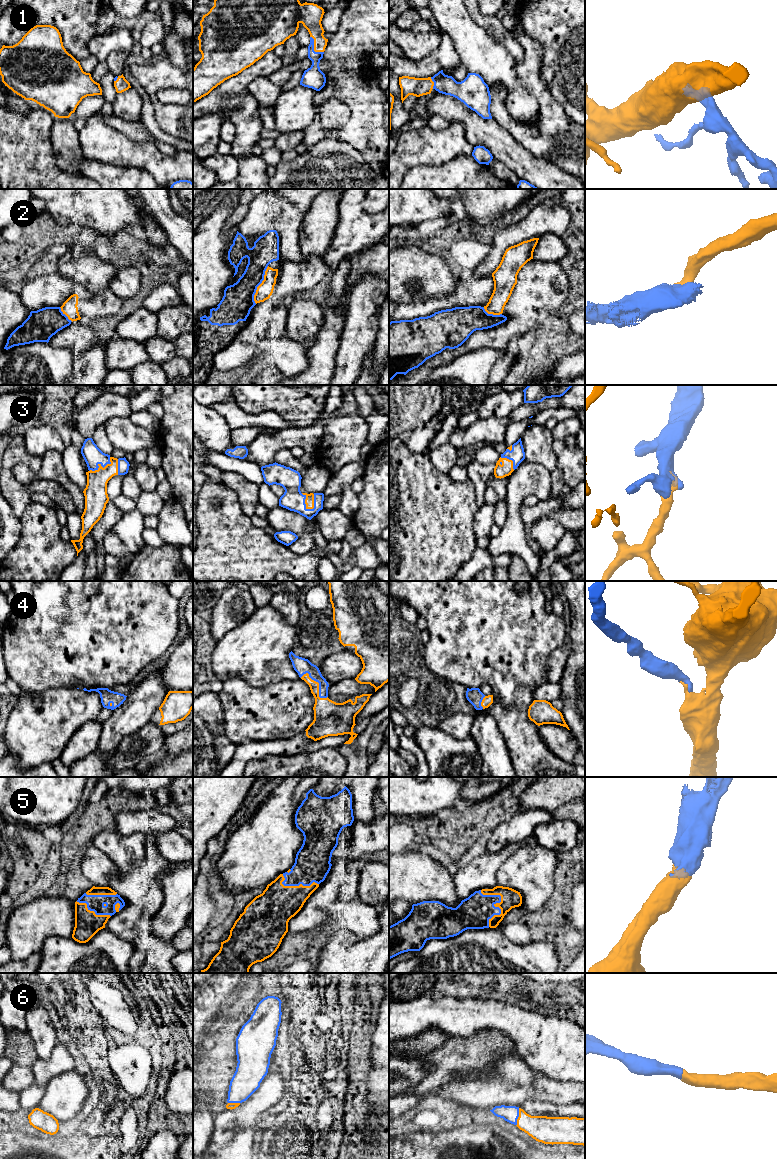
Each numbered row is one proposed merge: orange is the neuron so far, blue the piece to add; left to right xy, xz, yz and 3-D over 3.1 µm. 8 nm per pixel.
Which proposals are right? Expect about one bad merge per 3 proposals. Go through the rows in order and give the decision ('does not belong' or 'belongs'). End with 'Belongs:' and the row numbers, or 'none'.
1: belongs
2: does not belong
3: belongs
4: belongs
5: belongs
6: belongs
Belongs: 1, 3, 4, 5, 6

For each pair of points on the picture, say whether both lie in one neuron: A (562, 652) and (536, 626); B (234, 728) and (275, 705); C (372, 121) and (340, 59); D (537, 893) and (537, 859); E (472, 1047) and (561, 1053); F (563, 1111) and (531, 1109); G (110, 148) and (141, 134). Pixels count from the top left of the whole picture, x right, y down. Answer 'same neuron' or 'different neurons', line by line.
A: different neurons
B: same neuron
C: same neuron
D: same neuron
E: different neurons
F: same neuron
G: different neurons

